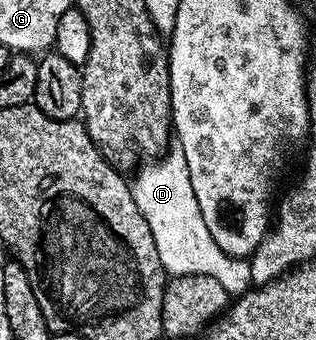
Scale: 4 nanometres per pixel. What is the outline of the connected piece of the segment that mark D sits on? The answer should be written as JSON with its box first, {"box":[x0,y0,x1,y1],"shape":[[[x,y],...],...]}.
{"box":[132,148,251,295],"shape":[[[171,148],[165,155],[146,163],[138,178],[133,178],[132,188],[136,207],[140,207],[144,219],[148,219],[148,227],[152,227],[156,252],[167,274],[176,277],[212,275],[212,279],[220,279],[221,285],[232,295],[241,295],[251,288],[249,260],[229,257],[222,251],[216,239],[212,239],[212,231],[208,231],[204,215],[200,215],[200,203],[196,203],[196,195],[192,191],[192,179],[188,175],[182,148]]]}

